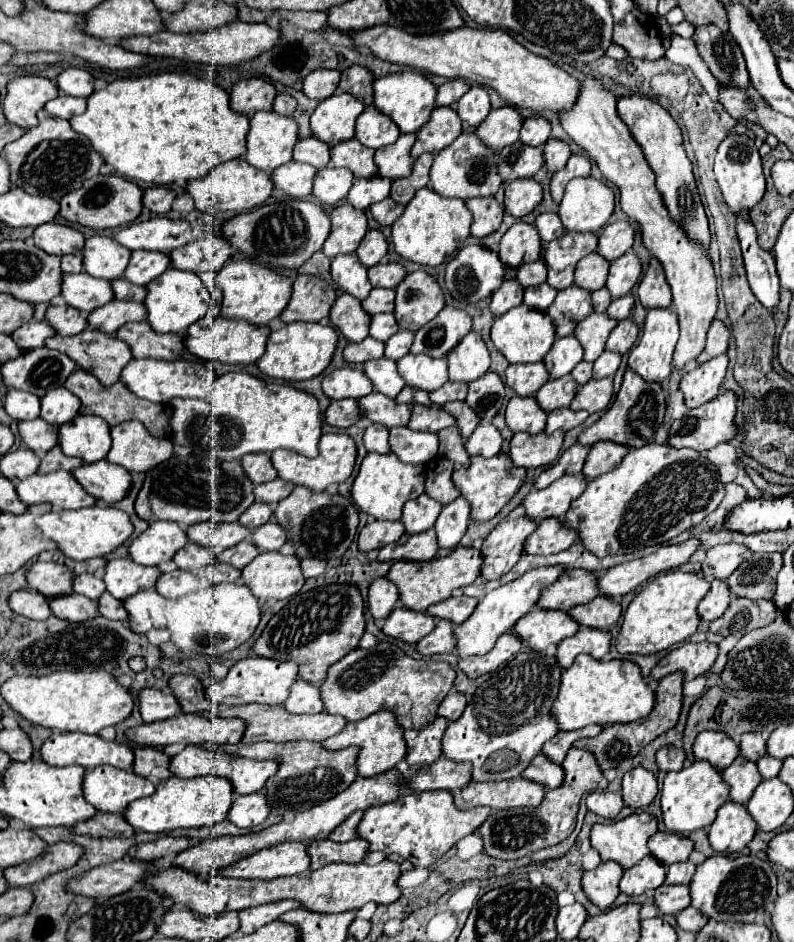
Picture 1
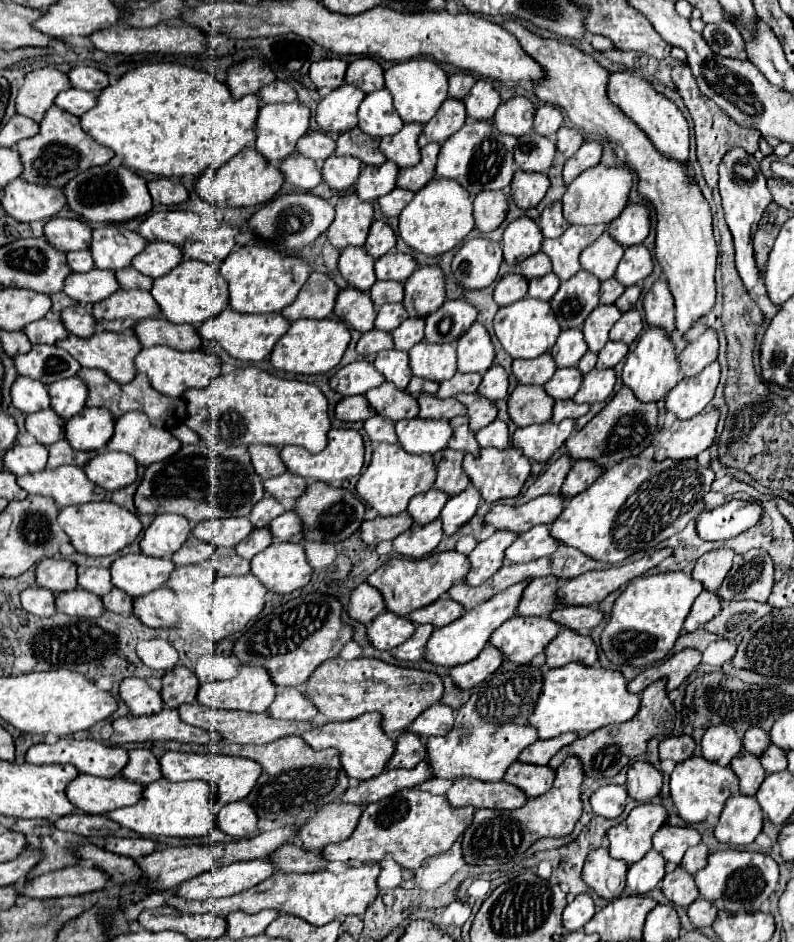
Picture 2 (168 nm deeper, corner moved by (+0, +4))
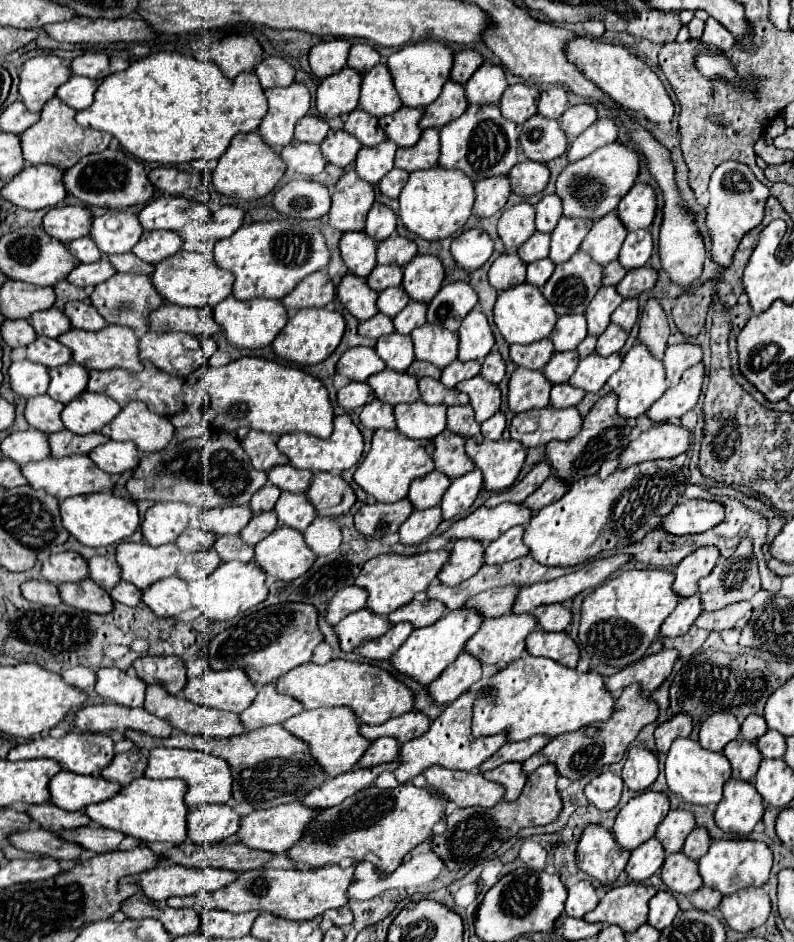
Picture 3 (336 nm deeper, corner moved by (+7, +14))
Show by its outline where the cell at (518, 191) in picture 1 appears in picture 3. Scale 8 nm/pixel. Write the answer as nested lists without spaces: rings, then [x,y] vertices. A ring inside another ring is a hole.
[[[521,160],[511,168],[507,174],[511,188],[519,196],[531,196],[537,192],[543,192],[543,188],[549,182],[549,168],[543,162],[533,160]]]

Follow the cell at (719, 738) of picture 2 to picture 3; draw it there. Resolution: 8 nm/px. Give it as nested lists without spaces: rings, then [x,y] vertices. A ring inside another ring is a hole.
[[[717,712],[711,714],[703,724],[699,732],[699,742],[705,750],[721,752],[727,742],[735,740],[739,736],[739,722],[731,712]]]

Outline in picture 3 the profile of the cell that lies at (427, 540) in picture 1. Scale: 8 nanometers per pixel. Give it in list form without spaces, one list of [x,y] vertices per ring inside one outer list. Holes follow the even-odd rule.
[[[429,508],[429,510],[413,510],[413,514],[409,516],[407,522],[403,522],[403,526],[399,528],[399,536],[403,544],[419,544],[423,540],[427,540],[437,526],[441,524],[443,516],[441,516],[441,508]]]

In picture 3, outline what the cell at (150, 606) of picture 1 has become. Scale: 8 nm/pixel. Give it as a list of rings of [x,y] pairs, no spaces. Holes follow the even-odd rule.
[[[169,576],[143,590],[143,602],[159,618],[173,618],[191,608],[191,594],[185,580],[179,576]]]

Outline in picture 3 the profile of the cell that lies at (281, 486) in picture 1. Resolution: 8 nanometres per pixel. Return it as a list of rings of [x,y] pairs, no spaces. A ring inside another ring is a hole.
[[[291,464],[275,466],[275,468],[269,470],[267,476],[269,476],[271,484],[275,484],[277,488],[287,490],[287,492],[307,492],[307,488],[311,484],[311,478],[313,478],[311,472],[293,468]]]

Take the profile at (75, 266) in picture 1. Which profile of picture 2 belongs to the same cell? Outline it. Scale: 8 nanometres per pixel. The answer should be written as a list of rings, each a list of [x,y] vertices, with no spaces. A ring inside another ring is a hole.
[[[88,250],[70,252],[66,254],[66,258],[68,258],[68,266],[72,268],[72,272],[90,272],[94,268],[94,260]]]

